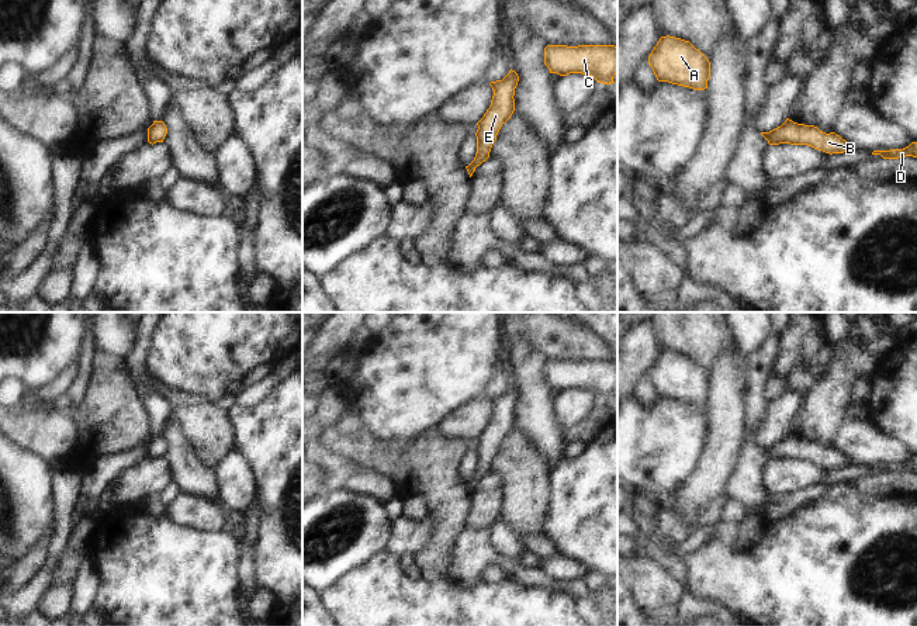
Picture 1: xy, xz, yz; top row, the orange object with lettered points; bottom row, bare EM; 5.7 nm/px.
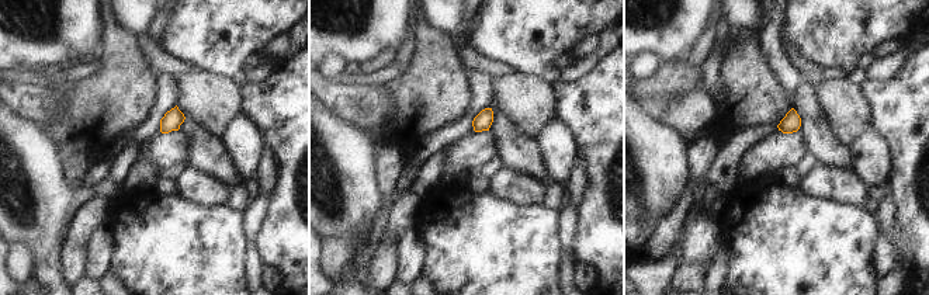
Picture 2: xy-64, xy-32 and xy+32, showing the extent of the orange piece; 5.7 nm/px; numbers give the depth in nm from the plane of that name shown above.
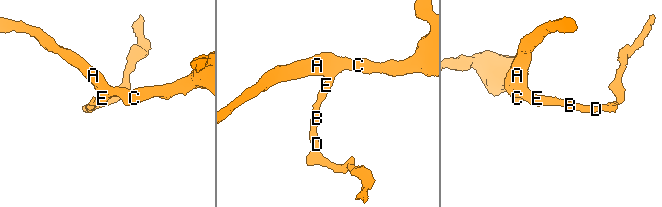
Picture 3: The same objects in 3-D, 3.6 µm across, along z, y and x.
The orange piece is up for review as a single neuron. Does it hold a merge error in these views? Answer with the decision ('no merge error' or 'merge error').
no merge error

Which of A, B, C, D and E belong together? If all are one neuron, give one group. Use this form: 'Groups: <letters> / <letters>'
Groups: A B C D E.

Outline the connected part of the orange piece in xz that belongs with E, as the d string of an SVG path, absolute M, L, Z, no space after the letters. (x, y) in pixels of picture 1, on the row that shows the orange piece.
M515 70L496 82L491 82L489 86L494 90L491 106L484 114L484 117L477 122L478 129L477 136L477 153L474 160L466 166L470 177L475 172L475 167L480 166L489 158L491 148L496 141L496 135L501 127L511 118L515 111L515 89L518 86L519 76Z

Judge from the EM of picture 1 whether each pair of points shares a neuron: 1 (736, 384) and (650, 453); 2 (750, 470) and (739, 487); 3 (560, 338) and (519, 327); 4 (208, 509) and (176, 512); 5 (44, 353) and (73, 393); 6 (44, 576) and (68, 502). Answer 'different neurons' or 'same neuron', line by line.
1: different neurons
2: same neuron
3: same neuron
4: same neuron
5: different neurons
6: same neuron

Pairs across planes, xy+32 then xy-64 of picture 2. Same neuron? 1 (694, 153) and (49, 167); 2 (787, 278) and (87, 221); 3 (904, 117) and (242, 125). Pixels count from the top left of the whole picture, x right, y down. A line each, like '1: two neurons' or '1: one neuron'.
1: two neurons
2: two neurons
3: two neurons

